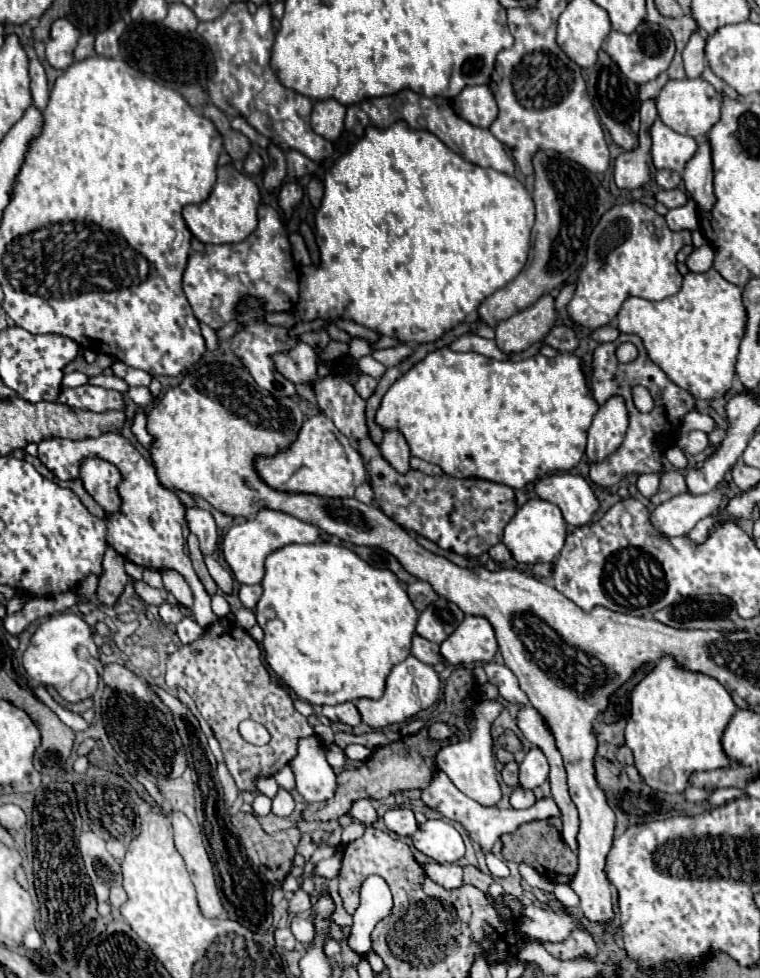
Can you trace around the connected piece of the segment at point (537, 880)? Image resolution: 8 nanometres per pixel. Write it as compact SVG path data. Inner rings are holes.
M519 864L519 873L521 878L527 882L528 885L532 887L539 888L548 893L552 893L555 887L555 884L549 882L547 878L543 878L543 876L539 876L536 870L533 870L531 866L527 866L527 864Z

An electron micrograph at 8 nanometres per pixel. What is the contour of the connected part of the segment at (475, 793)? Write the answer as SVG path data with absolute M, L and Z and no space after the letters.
M485 700L475 704L475 712L471 712L471 736L459 740L455 744L447 744L437 752L437 768L443 770L451 782L469 798L477 800L479 804L493 806L501 798L501 788L497 782L497 770L493 760L493 738L491 738L491 724L501 712L501 704Z

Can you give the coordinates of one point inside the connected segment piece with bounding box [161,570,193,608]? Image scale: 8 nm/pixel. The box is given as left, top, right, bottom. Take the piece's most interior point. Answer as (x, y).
(173, 582)

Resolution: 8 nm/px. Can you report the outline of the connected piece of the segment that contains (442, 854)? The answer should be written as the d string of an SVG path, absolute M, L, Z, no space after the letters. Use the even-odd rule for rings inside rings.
M427 820L421 824L413 834L413 844L439 864L457 862L465 854L461 834L445 820Z

